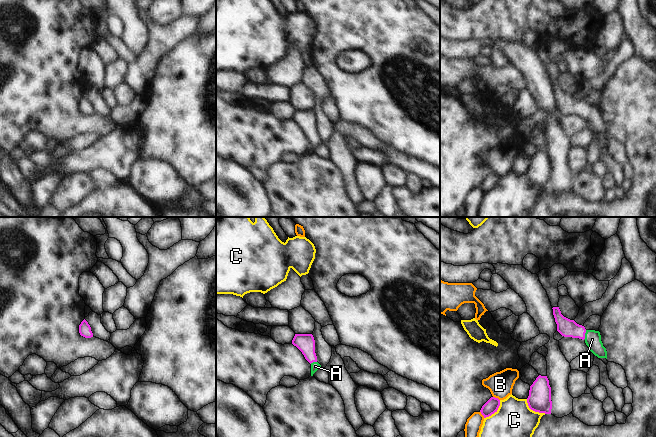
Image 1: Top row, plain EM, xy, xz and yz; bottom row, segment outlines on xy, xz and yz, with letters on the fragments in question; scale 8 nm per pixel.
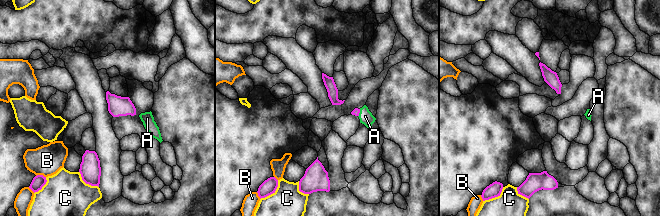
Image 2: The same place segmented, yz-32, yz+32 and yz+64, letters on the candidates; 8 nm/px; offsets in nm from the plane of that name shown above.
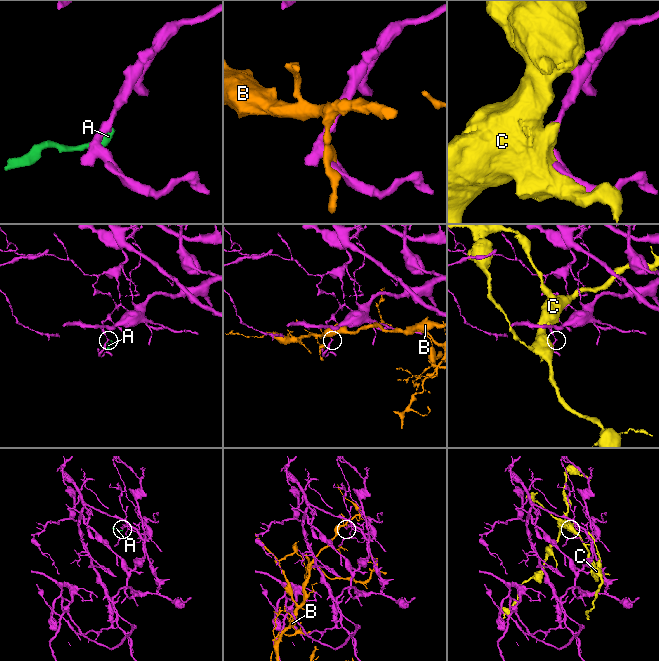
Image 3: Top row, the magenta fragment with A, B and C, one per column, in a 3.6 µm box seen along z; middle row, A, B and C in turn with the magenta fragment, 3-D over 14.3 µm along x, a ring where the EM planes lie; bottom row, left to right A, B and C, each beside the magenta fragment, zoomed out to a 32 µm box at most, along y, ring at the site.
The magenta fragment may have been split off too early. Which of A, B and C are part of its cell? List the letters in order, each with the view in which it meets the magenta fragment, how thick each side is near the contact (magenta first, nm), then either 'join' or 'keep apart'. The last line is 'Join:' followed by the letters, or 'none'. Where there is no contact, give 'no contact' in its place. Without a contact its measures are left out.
A: meets magenta in yz; 140 nm thick on the magenta side, 130 nm on the other; join
B: meets magenta in yz; 110 nm thick on the magenta side, 200 nm on the other; keep apart
C: meets magenta in yz; 190 nm thick on the magenta side, 360 nm on the other; keep apart
Join: A

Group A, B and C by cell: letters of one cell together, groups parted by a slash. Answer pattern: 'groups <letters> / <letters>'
groups A / B / C

